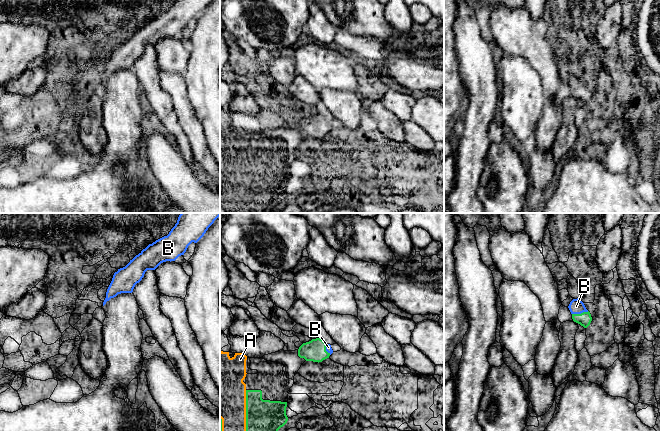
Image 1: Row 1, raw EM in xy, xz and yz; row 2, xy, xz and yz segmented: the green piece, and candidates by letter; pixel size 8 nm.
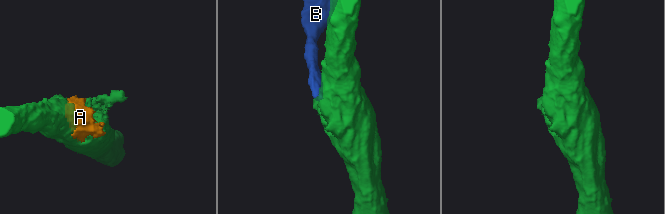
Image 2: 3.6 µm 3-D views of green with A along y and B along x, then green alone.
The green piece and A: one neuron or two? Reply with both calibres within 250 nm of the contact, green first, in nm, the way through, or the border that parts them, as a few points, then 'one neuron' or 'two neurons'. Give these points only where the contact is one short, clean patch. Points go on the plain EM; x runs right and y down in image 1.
300/380 nm | two neurons

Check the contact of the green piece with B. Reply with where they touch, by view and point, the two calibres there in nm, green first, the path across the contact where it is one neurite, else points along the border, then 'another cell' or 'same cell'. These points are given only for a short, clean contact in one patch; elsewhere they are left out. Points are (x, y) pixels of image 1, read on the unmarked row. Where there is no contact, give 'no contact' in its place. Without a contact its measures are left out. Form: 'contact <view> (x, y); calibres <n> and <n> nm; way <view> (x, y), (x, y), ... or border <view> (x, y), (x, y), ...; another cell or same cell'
contact yz (581, 89); calibres 110 and 120 nm; way yz (584, 95), (581, 89), (576, 82); same cell

